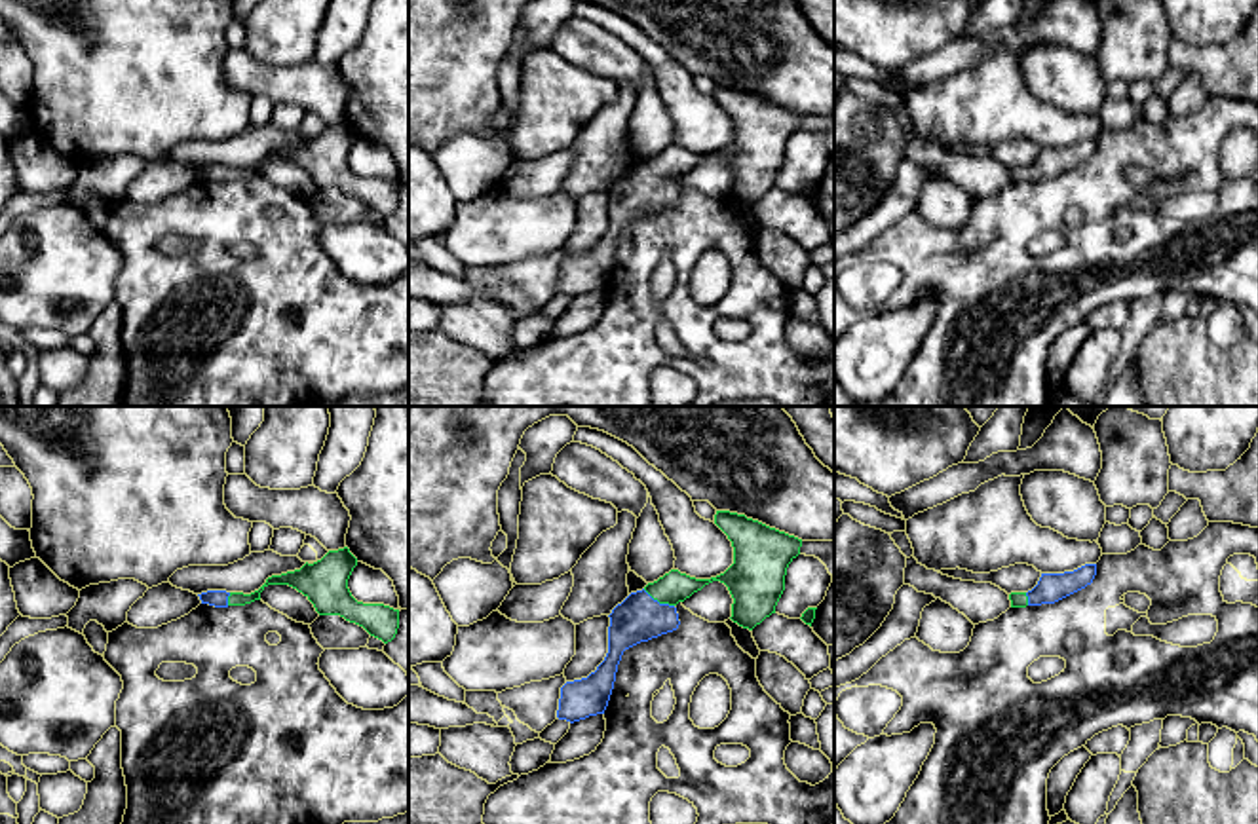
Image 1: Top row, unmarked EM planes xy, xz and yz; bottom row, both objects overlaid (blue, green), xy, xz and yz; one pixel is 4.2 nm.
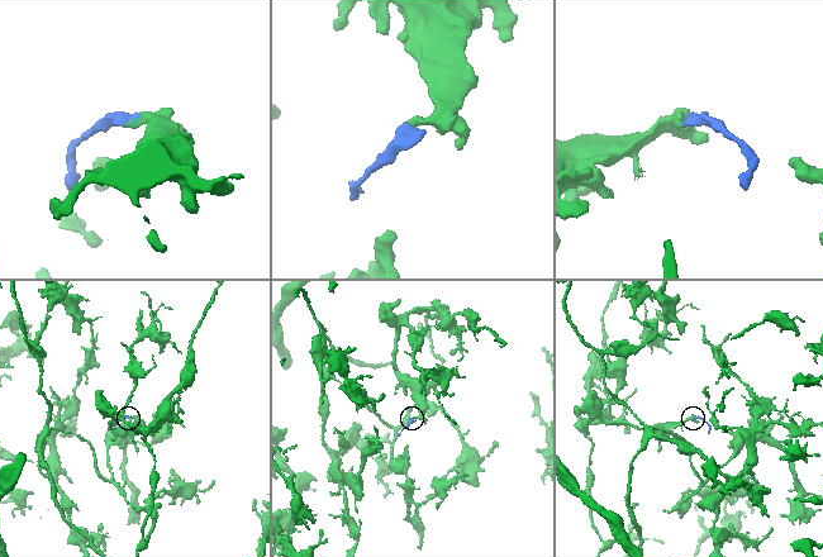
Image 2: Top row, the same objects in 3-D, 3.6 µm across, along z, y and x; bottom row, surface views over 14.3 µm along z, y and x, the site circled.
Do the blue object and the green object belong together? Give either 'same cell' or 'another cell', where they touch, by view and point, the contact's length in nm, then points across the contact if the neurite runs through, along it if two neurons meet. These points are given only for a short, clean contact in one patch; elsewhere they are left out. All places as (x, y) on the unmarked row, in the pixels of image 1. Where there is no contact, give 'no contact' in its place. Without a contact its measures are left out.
same cell | xz (656, 175) | 150 nm | across xz (639, 192), (656, 175), (673, 162)

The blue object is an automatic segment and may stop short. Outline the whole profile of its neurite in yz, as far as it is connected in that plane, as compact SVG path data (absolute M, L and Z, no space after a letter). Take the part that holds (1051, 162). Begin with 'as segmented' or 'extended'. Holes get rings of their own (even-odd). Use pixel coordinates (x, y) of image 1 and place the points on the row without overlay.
extended; M1085 139L1074 146L1041 148L1038 159L1028 167L1011 167L1011 182L1055 178L1093 158L1096 139Z

